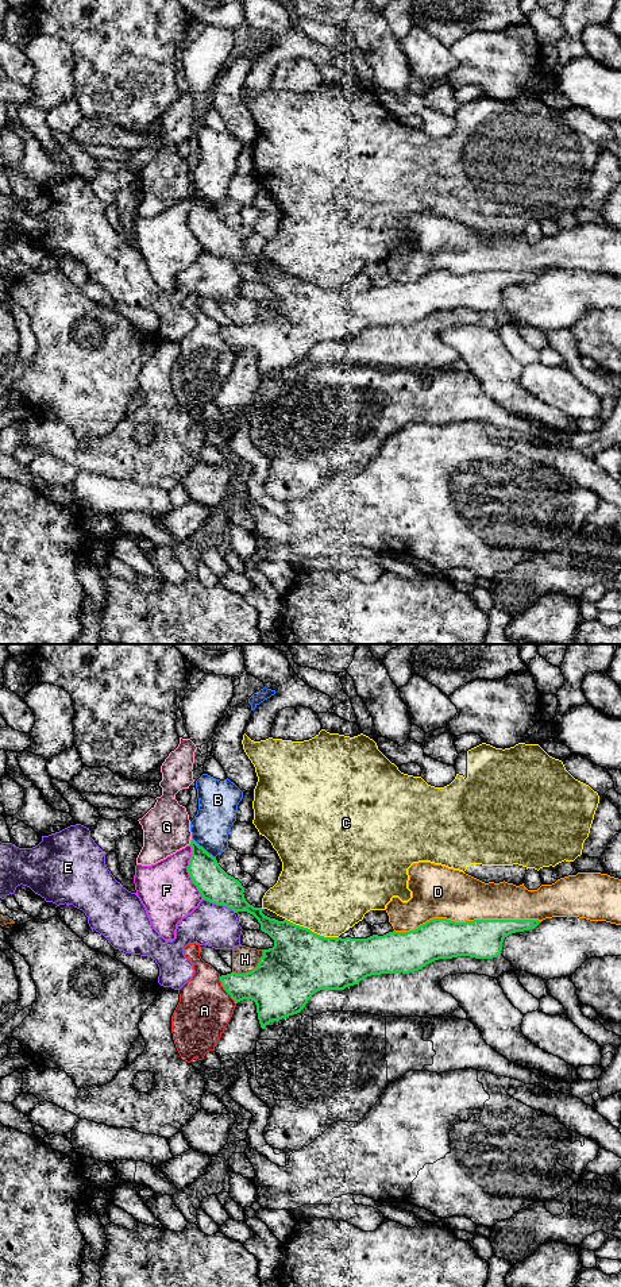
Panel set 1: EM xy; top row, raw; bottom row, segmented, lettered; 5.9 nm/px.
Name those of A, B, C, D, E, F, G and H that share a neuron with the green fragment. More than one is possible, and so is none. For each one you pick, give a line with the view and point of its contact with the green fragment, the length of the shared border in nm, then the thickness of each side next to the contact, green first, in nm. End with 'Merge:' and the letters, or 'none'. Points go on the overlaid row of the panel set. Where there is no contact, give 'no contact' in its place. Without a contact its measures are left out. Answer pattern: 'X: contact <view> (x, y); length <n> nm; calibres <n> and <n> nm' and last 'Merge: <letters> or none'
Merge: none

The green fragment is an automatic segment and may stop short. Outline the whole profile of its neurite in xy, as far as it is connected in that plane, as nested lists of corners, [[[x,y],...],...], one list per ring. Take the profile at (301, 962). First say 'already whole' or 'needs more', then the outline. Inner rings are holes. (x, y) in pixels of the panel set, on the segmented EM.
already whole | [[[193,839],[188,872],[197,886],[202,899],[232,909],[235,913],[247,912],[261,924],[261,930],[274,940],[274,947],[262,949],[258,966],[246,974],[231,972],[220,976],[221,986],[235,1003],[251,999],[256,1005],[261,1028],[300,1013],[312,995],[320,990],[344,990],[358,984],[367,976],[381,974],[409,974],[421,970],[439,959],[470,956],[493,959],[501,955],[504,939],[516,932],[536,928],[539,920],[474,920],[455,922],[447,918],[433,918],[409,932],[389,932],[383,936],[373,935],[367,939],[324,937],[308,928],[288,920],[278,921],[254,908],[244,898],[244,887],[228,875]]]

